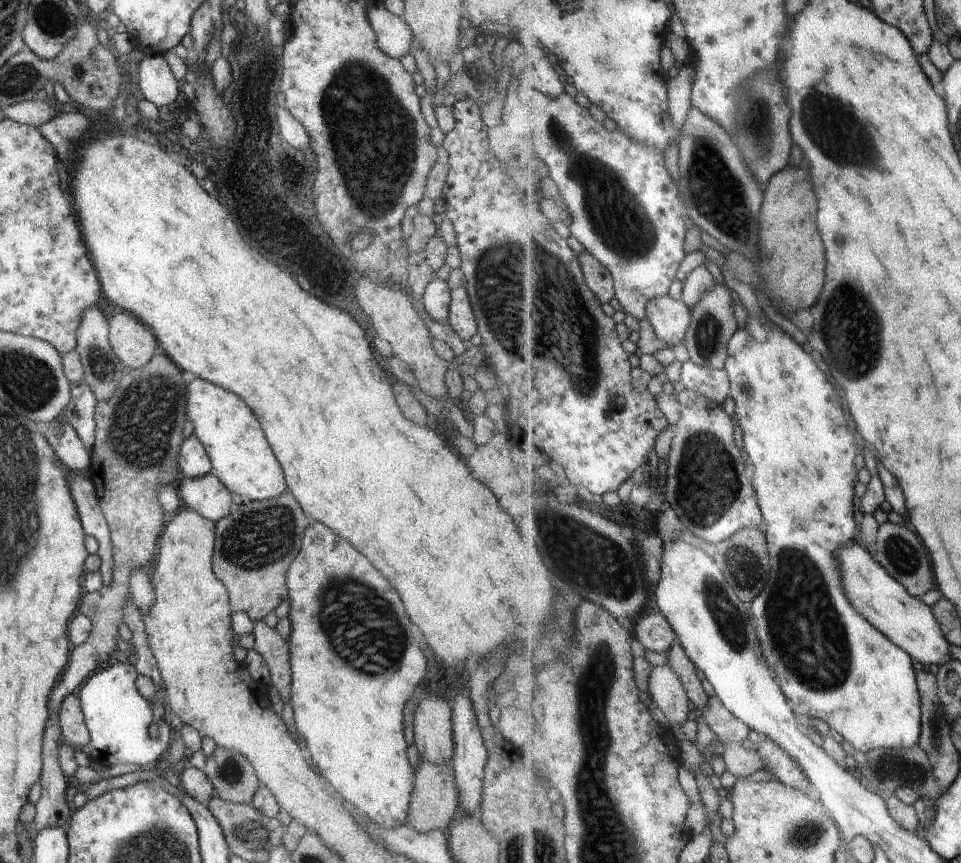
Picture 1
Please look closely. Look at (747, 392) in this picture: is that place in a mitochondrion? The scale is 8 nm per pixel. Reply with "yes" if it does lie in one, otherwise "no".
yes

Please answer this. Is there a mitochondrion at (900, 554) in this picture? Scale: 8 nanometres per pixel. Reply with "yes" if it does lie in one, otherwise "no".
yes

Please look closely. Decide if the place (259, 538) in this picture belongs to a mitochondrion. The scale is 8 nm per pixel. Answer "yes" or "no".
yes

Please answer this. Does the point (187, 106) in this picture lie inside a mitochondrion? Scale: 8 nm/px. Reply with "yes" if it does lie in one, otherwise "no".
no

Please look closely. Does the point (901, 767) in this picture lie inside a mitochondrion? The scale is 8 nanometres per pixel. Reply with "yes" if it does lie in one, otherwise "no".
yes

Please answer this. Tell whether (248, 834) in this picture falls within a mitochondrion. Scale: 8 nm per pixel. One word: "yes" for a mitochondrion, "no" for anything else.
yes

